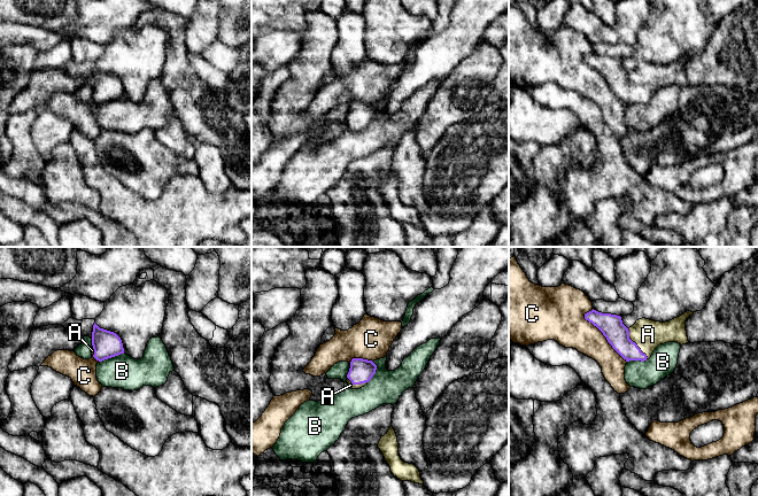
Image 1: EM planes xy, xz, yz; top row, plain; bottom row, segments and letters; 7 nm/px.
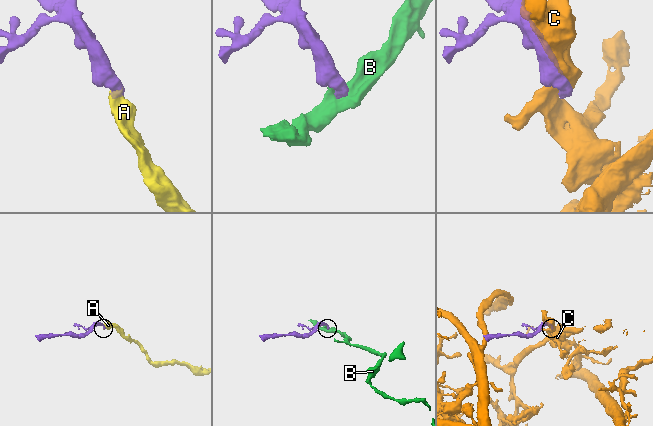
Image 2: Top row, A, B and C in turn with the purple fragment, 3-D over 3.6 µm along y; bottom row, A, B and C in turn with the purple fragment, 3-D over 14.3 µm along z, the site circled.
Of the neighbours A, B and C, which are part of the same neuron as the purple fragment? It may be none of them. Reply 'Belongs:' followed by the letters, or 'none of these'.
Belongs: A

